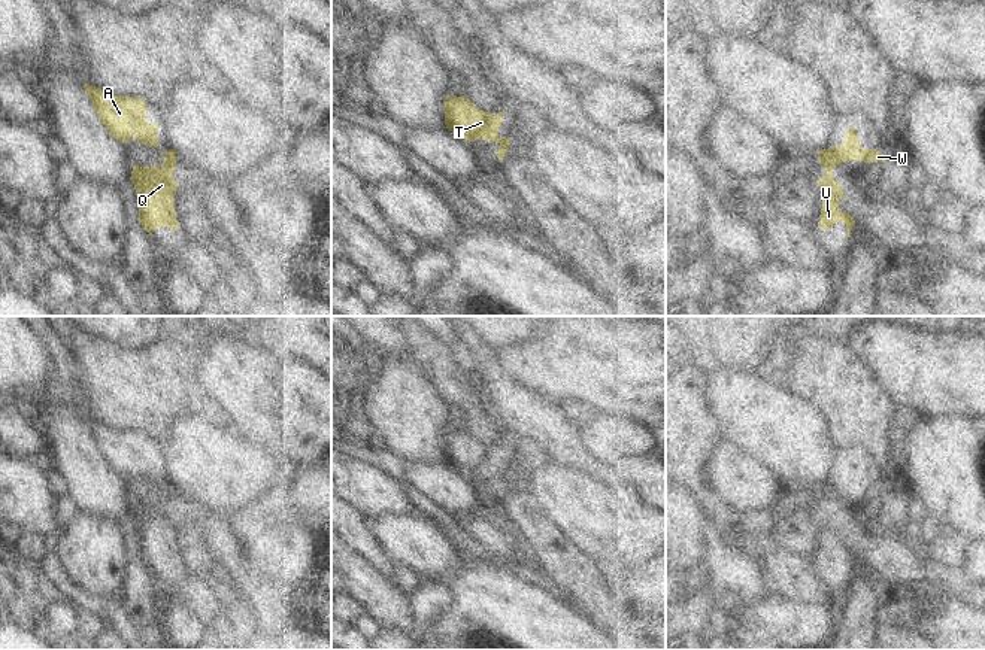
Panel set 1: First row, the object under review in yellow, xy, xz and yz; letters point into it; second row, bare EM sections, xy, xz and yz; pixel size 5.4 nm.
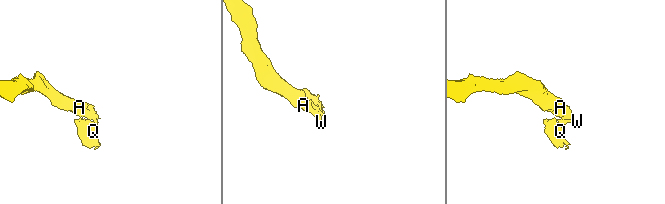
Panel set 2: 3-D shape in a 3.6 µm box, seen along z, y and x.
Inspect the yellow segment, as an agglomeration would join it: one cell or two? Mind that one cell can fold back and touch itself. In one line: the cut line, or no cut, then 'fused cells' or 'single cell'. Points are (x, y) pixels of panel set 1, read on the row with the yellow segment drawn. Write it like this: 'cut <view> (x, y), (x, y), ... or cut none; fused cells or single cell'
cut yz (824, 164), (835, 167); fused cells

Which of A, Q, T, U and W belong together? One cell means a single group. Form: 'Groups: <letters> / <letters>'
Groups: A W / Q T U

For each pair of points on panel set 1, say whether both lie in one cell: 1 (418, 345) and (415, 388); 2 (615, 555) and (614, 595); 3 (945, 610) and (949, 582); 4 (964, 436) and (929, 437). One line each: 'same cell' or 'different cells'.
1: different cells
2: different cells
3: different cells
4: same cell

